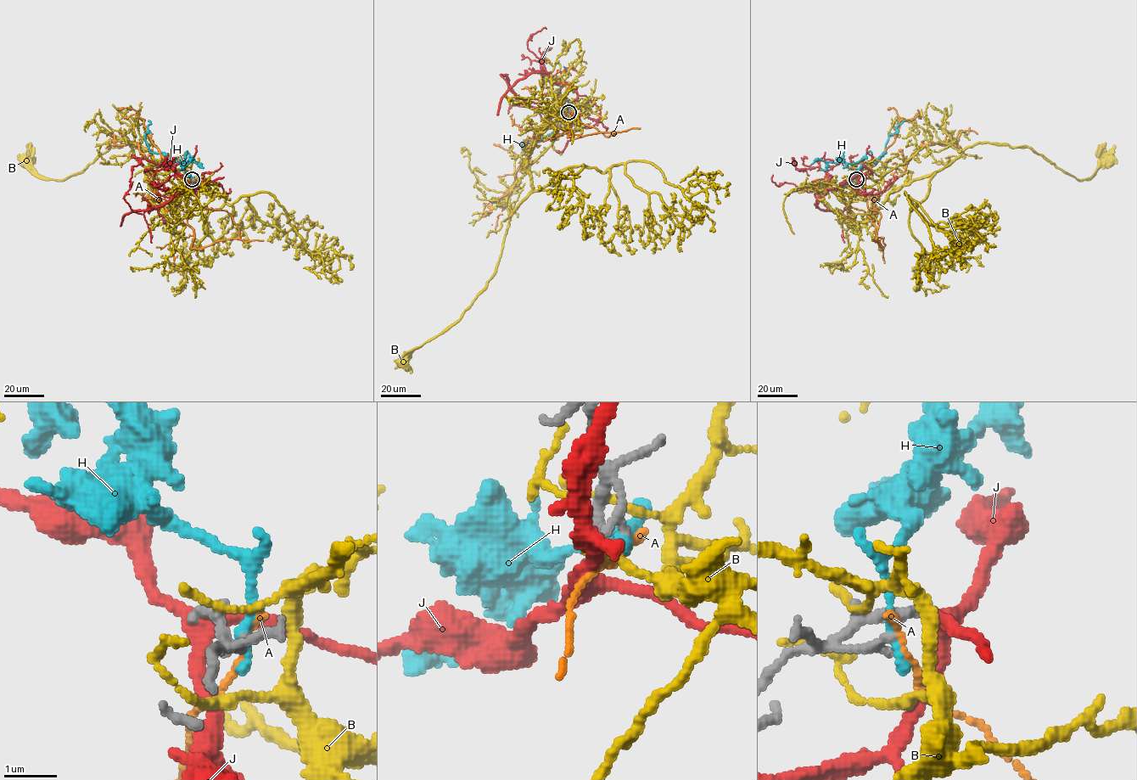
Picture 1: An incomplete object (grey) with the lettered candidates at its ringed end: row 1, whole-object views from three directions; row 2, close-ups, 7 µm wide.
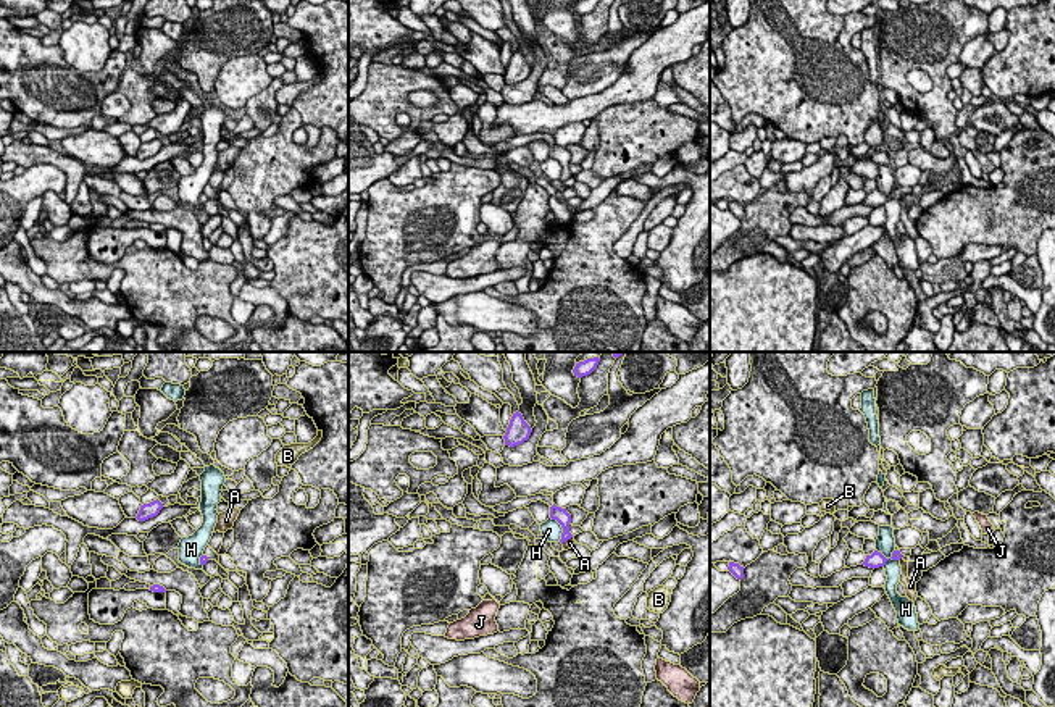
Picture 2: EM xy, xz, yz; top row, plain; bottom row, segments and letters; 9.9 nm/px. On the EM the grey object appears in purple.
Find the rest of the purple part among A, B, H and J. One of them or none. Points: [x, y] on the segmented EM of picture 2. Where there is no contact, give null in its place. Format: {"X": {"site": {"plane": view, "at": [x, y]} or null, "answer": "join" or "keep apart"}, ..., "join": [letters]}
{"A": {"site": {"plane": "xz", "at": [567, 539]}, "answer": "keep apart"}, "B": {"site": null, "answer": "keep apart"}, "H": {"site": {"plane": "yz", "at": [888, 559]}, "answer": "keep apart"}, "J": {"site": null, "answer": "keep apart"}, "join": []}

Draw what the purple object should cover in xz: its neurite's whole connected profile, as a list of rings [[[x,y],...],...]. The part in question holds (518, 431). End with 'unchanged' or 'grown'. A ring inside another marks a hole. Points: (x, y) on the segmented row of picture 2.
[[[518,410],[516,413],[513,413],[507,433],[503,436],[505,446],[519,446],[529,439],[531,433],[531,426],[524,421],[523,415]]] | unchanged

